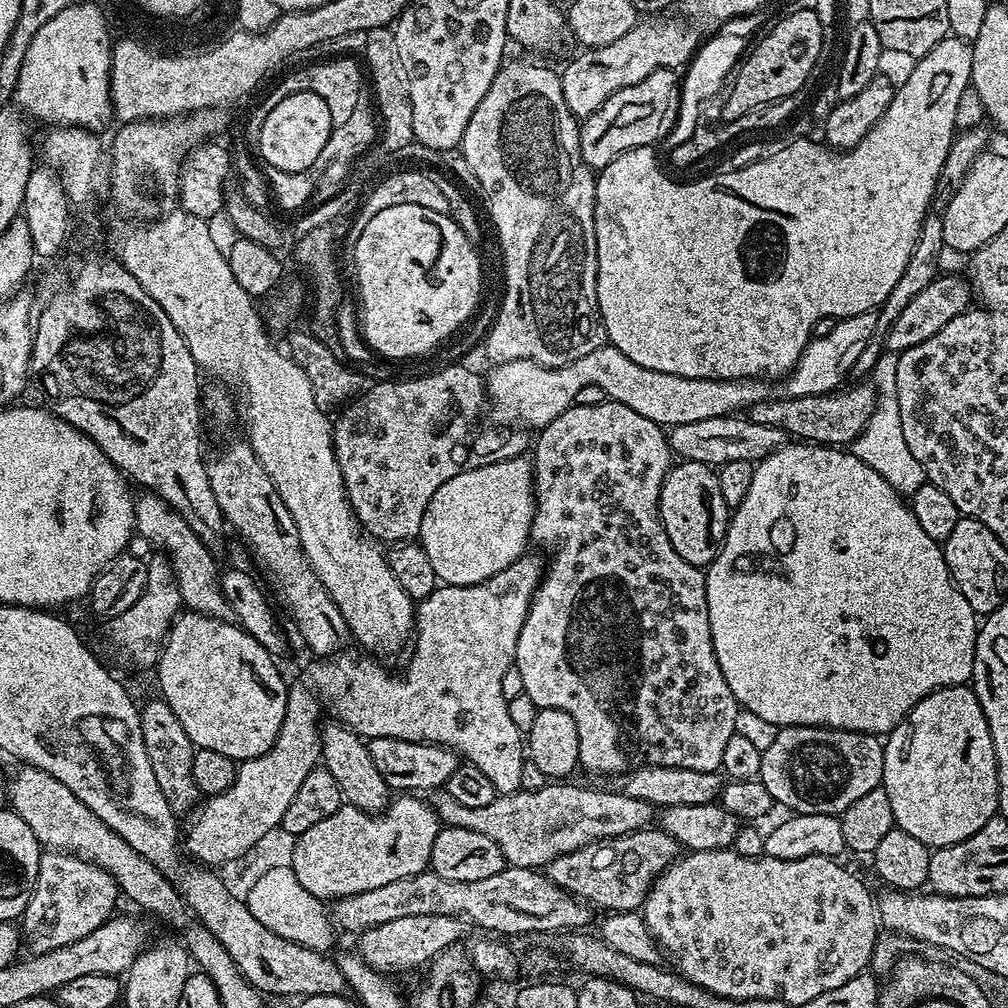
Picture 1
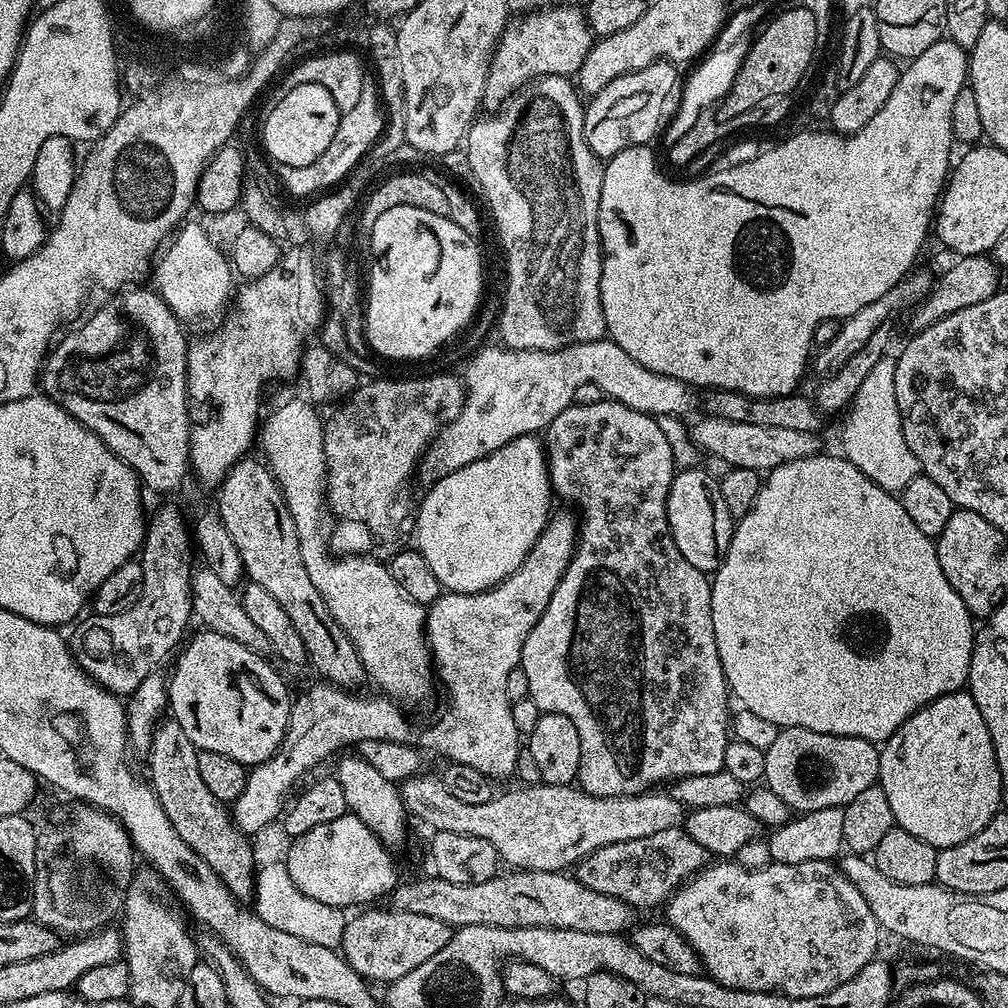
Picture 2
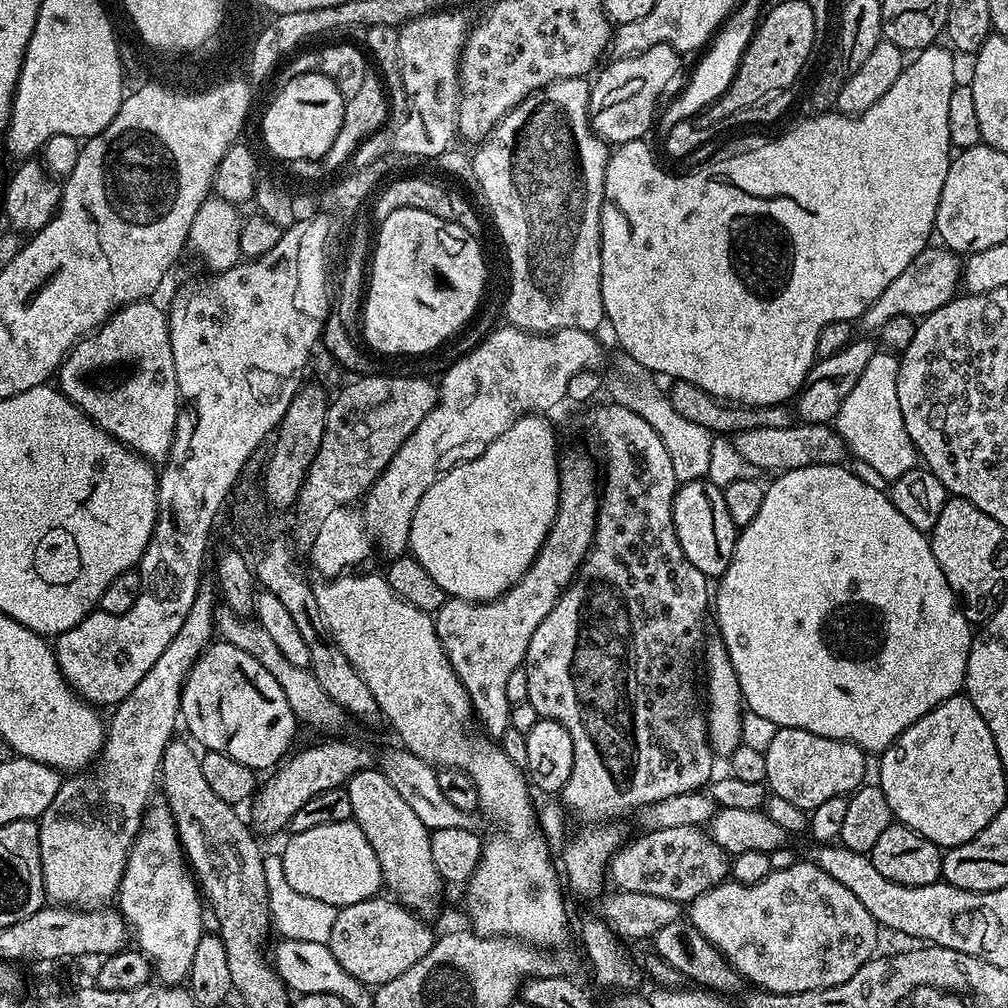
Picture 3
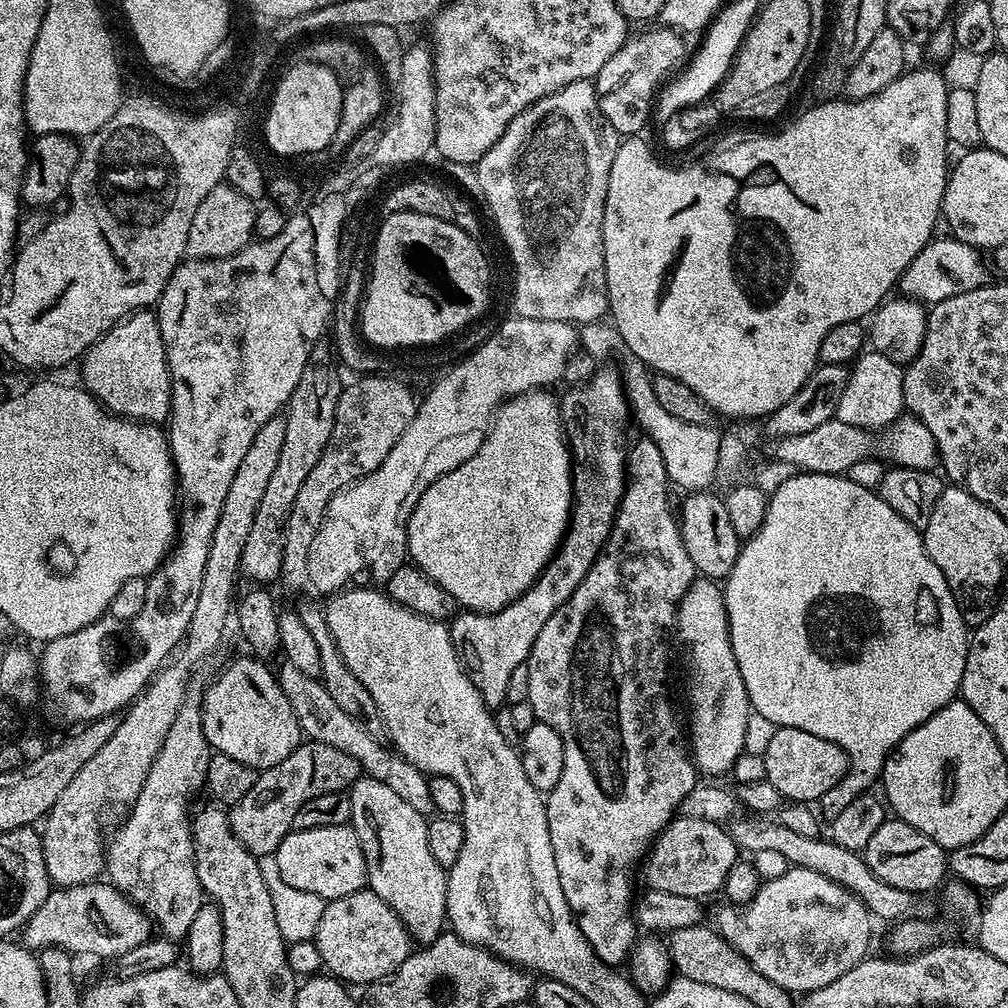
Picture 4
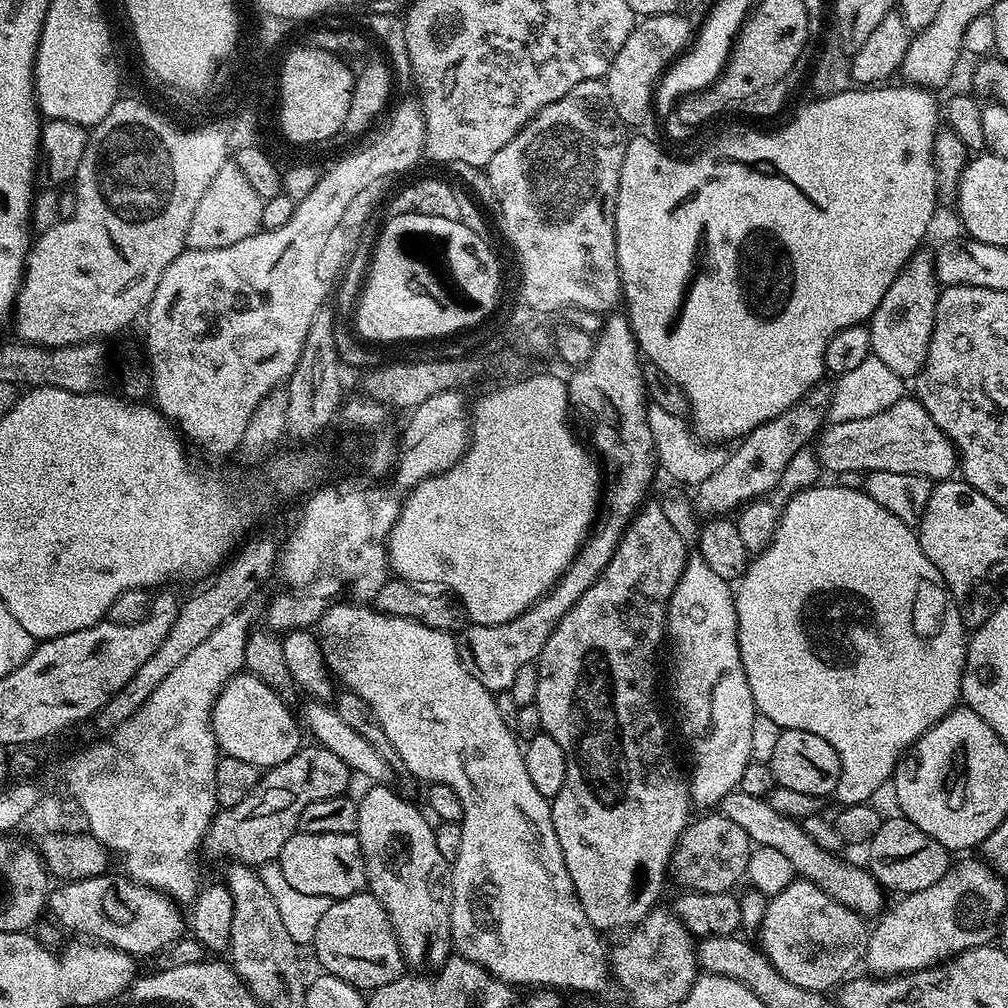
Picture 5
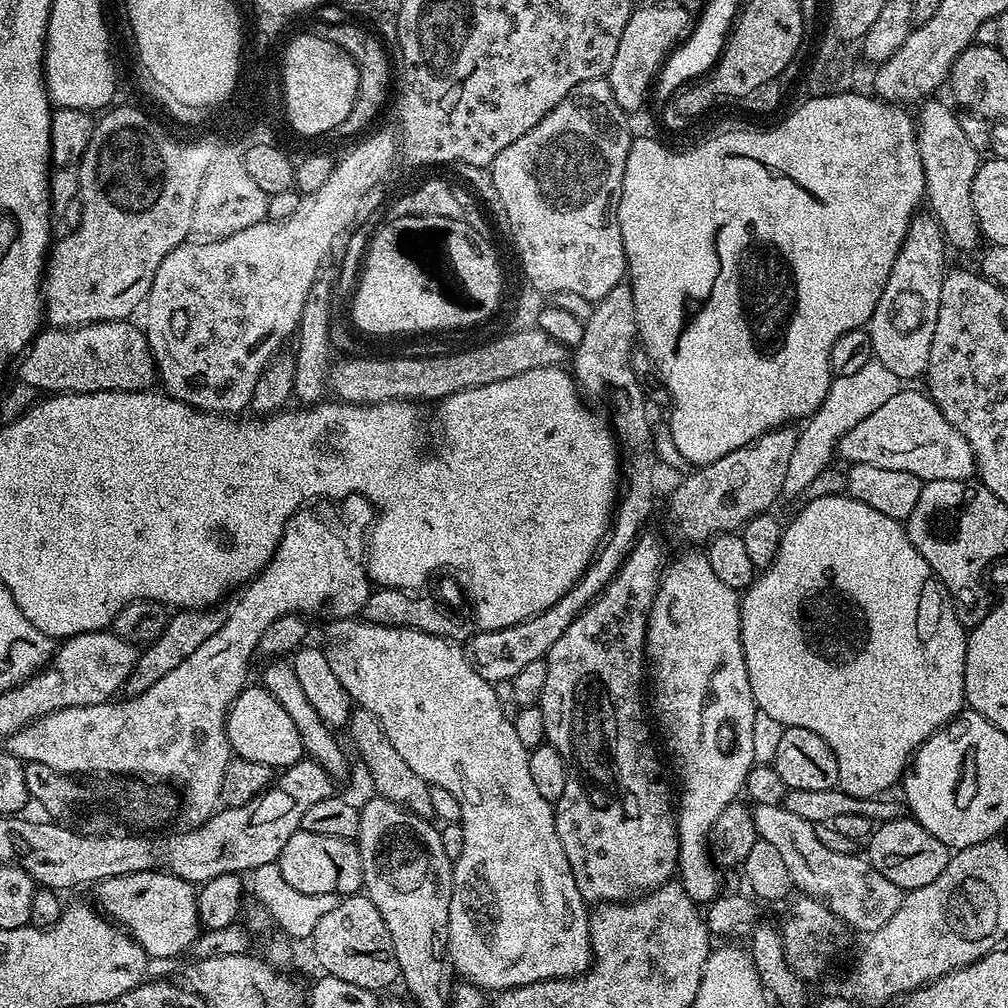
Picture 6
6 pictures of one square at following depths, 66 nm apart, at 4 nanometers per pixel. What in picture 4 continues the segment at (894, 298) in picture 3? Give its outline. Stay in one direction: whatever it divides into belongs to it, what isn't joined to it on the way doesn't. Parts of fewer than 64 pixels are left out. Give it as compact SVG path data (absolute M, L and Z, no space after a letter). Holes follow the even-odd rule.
M933 238L926 247L912 259L910 266L901 274L898 288L905 297L931 306L954 294L966 294L966 290L978 290L989 283L988 268L984 265L981 249L963 244L961 240Z

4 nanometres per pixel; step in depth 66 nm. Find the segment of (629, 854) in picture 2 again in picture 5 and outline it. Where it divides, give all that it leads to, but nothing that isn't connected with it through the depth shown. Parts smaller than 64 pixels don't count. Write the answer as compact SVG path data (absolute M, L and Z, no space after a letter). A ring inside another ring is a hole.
M715 815L695 817L685 828L672 855L670 872L685 889L719 896L731 893L732 887L745 879L754 845L738 822Z

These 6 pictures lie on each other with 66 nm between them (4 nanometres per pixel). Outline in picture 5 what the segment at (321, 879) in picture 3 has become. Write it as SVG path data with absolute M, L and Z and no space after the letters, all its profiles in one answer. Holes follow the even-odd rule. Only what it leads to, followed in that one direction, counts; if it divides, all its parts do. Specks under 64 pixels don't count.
M297 831L282 846L278 861L286 882L302 894L318 894L330 900L341 900L363 892L366 888L364 855L360 852L360 837L355 834L306 834Z

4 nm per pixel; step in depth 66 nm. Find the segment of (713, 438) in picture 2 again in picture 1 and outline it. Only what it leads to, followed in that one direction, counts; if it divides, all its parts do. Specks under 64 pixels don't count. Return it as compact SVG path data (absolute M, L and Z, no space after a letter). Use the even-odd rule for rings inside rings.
M740 414L705 418L702 422L674 424L671 425L667 437L673 457L702 462L709 466L721 466L738 459L759 462L772 452L783 448L786 443L782 430L774 430L774 426L758 426L758 422Z

